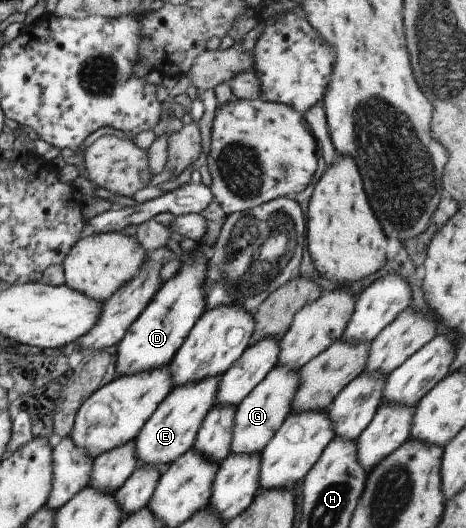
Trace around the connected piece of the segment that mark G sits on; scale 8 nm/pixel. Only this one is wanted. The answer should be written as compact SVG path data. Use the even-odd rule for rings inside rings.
M275 365L261 382L236 405L230 440L230 453L249 455L260 453L277 428L291 412L292 400L298 387L298 370Z

